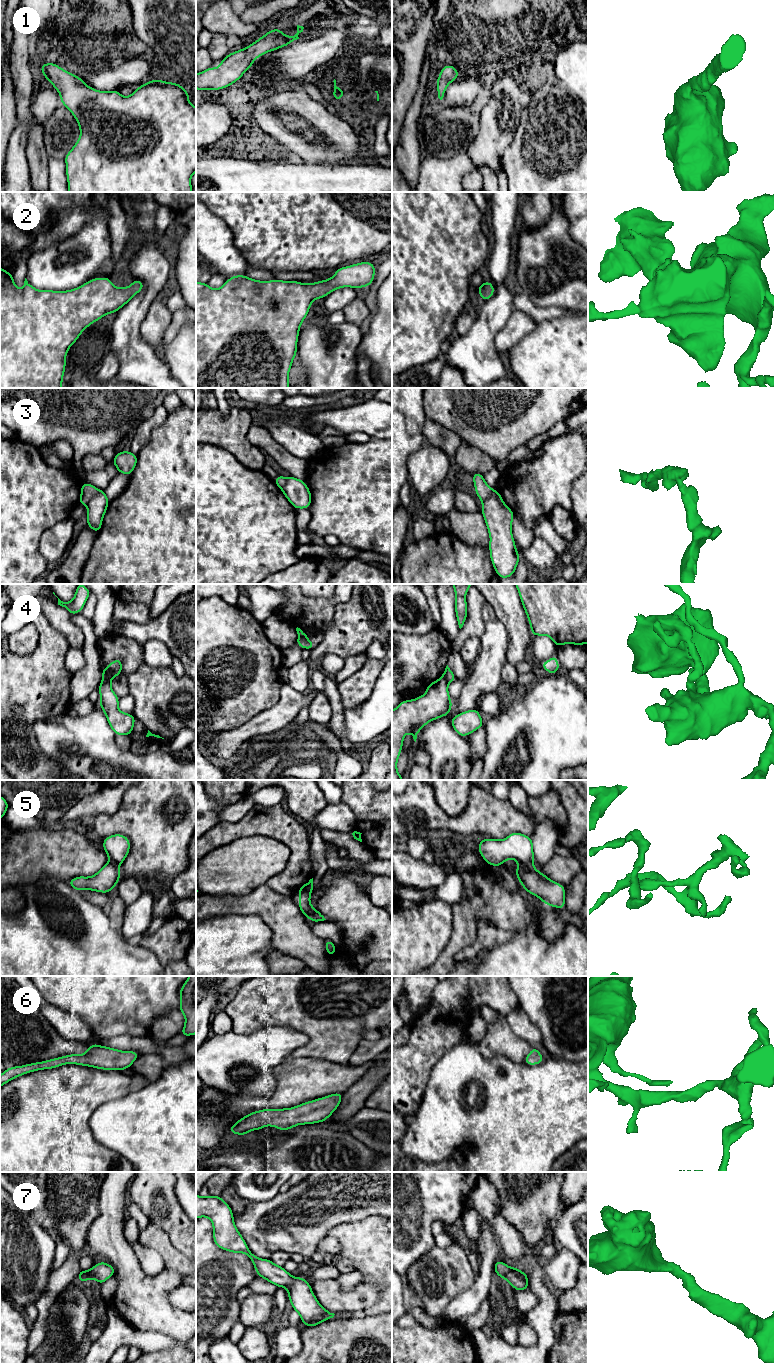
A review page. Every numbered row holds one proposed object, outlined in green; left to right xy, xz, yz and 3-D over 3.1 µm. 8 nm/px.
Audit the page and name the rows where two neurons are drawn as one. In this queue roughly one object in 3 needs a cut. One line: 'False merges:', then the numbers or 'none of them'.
False merges: 3, 4, 5

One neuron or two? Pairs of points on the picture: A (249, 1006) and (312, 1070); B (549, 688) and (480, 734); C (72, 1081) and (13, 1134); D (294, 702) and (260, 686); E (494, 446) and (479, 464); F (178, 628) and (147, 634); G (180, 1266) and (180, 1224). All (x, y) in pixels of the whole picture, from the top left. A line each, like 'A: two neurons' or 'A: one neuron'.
A: two neurons
B: two neurons
C: one neuron
D: two neurons
E: two neurons
F: one neuron
G: two neurons

